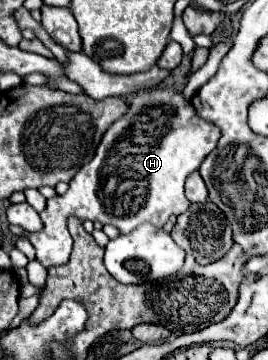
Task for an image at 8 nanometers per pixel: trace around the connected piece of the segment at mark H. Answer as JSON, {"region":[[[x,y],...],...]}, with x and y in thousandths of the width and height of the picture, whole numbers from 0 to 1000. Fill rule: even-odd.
{"region":[[[571,244],[504,261],[466,322],[399,356],[347,444],[257,506],[257,528],[175,556],[175,578],[146,594],[160,639],[101,656],[138,694],[138,722],[168,744],[257,728],[257,600],[302,617],[369,611],[377,622],[422,622],[451,650],[534,617],[608,633],[646,594],[668,600],[705,578],[713,561],[683,533],[690,500],[720,472],[743,472],[750,450],[810,406],[817,372],[825,361],[802,344],[743,333],[720,289],[690,278],[675,250]]]}

